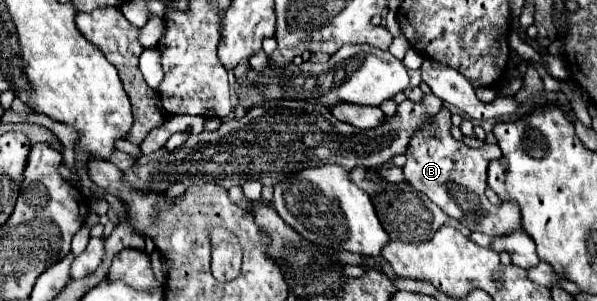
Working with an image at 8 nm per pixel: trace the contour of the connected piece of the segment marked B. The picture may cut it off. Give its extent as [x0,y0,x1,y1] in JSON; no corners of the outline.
[405,109,521,237]

